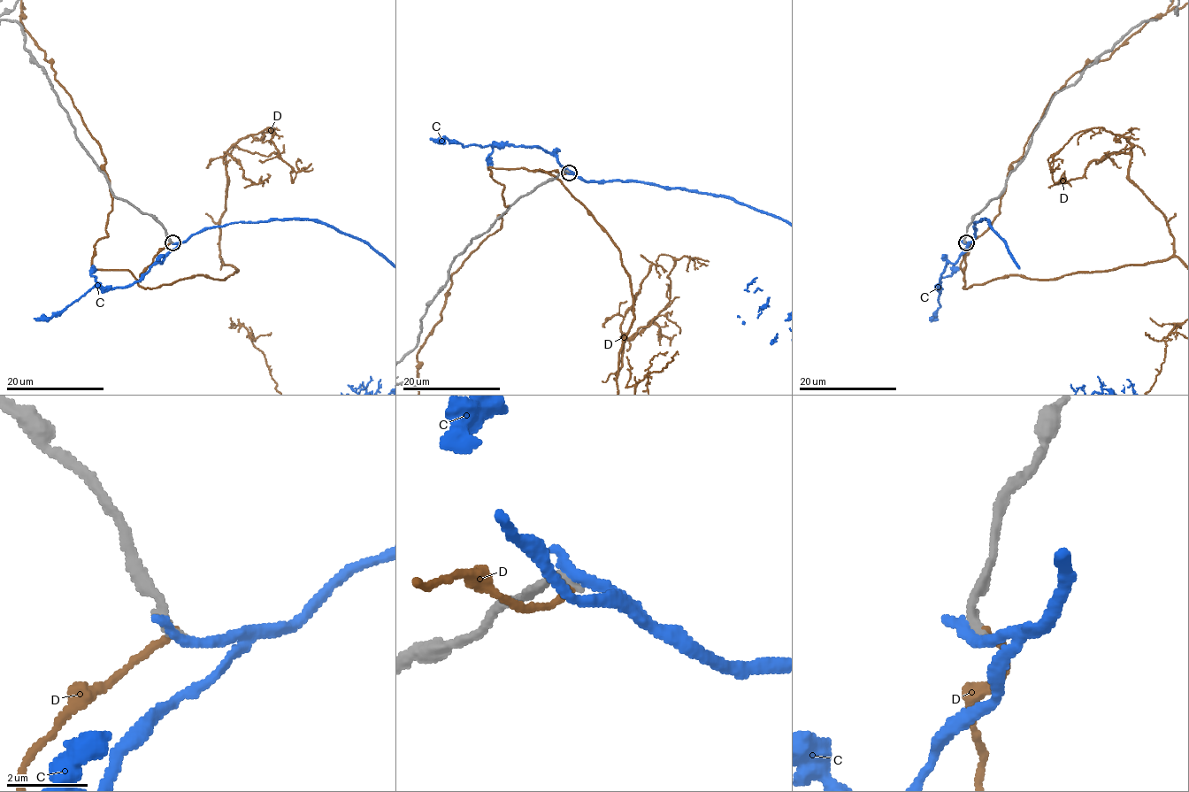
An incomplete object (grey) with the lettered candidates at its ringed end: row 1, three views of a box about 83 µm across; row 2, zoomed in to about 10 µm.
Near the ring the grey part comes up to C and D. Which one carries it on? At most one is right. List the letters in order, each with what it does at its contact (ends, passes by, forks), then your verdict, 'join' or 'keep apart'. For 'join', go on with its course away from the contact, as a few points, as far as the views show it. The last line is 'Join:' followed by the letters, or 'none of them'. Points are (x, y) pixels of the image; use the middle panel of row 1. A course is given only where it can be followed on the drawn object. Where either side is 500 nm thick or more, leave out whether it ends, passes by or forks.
C: it ends | keep apart
D: it ends | keep apart
Join: none of them

